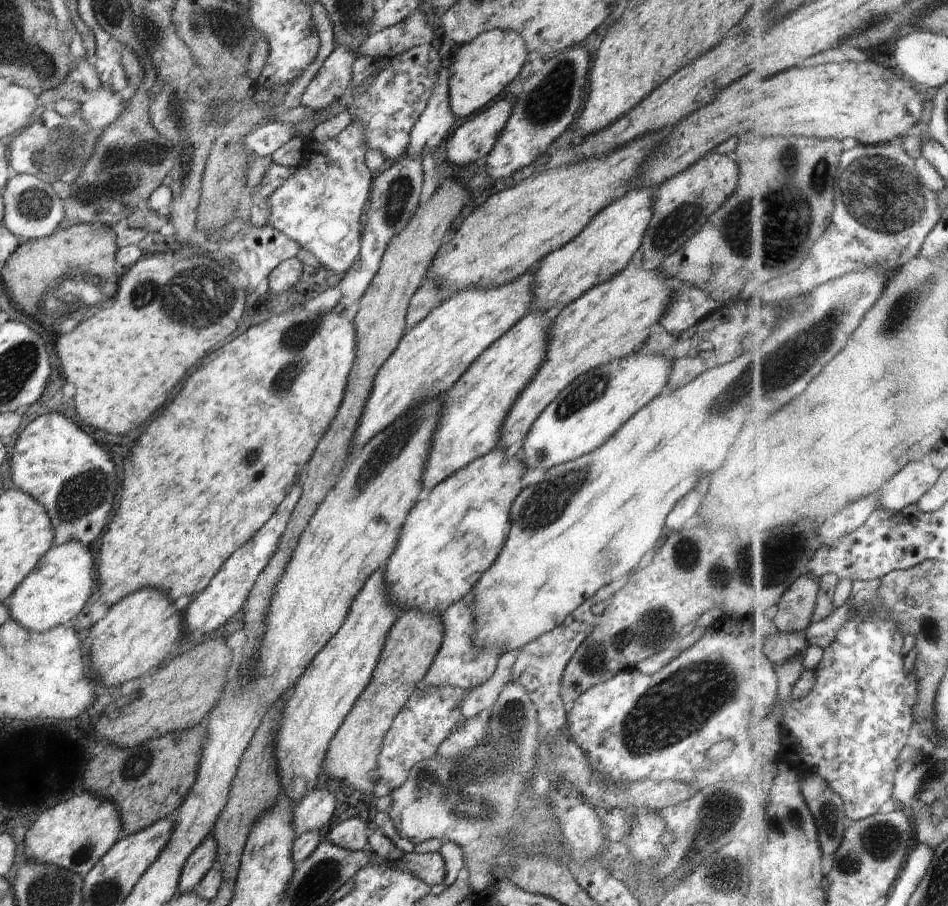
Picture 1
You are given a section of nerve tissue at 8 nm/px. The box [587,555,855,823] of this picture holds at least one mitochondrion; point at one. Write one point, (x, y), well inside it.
(680, 705)

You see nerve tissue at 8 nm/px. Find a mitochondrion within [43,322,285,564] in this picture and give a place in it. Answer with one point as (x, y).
(83, 493)

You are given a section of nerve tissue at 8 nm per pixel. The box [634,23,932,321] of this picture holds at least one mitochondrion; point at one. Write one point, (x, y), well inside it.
(885, 197)

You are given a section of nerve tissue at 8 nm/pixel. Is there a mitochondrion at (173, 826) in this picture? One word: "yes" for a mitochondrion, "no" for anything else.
no

